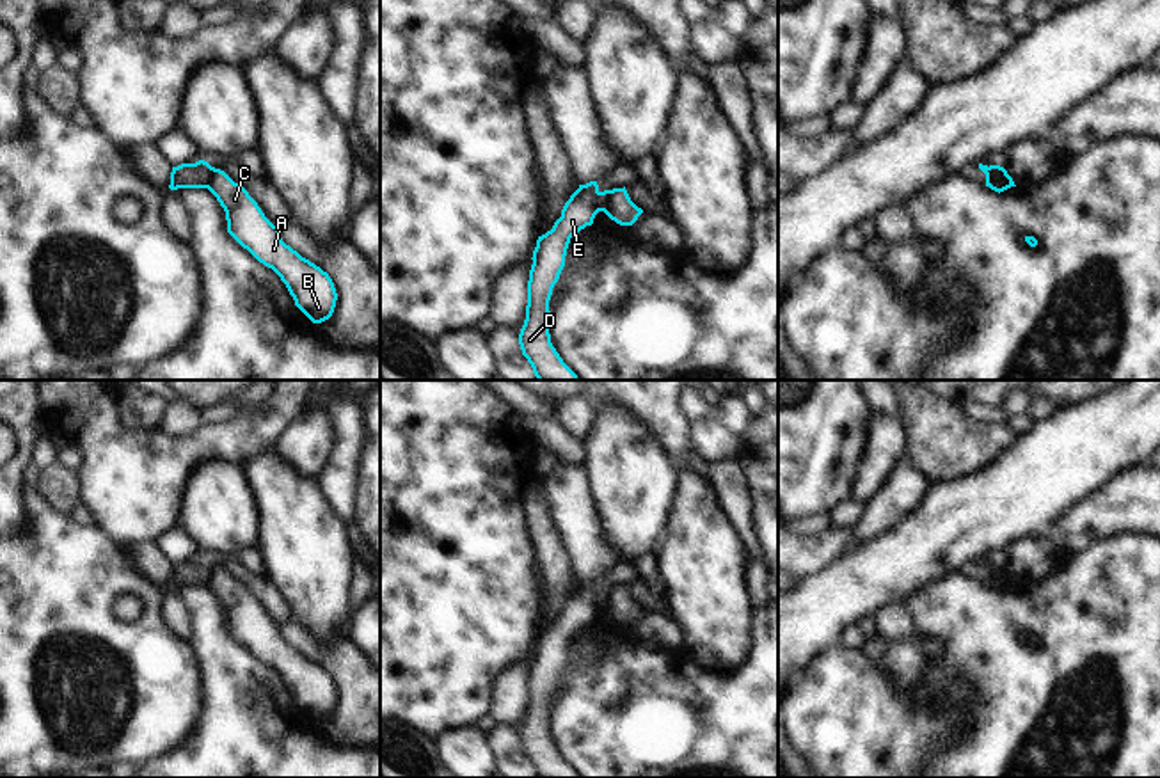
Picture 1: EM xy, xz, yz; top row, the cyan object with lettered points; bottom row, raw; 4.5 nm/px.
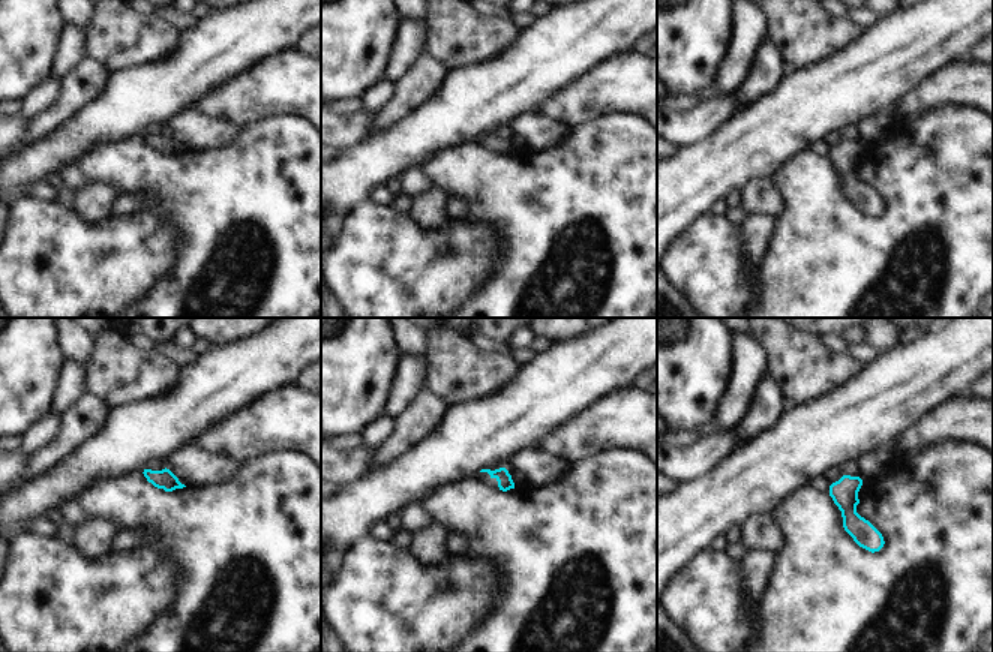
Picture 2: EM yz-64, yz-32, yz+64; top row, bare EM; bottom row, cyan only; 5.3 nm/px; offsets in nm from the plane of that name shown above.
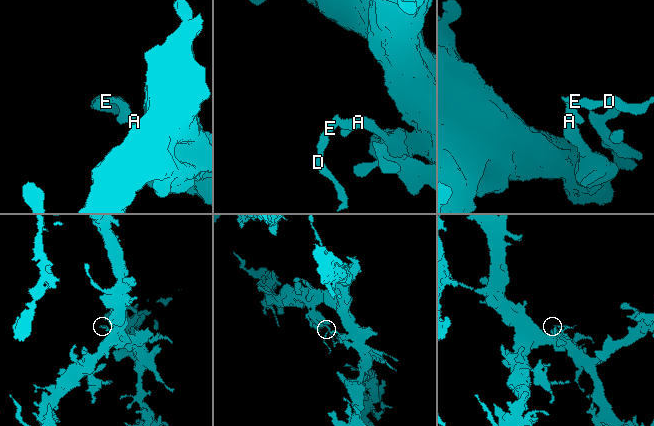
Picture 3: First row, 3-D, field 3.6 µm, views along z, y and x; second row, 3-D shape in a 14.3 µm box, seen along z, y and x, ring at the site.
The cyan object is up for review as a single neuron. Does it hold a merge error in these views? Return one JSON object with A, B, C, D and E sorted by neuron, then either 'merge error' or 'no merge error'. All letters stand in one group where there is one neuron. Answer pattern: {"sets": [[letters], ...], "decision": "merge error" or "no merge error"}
{"sets": [["A", "B", "C"], ["D", "E"]], "decision": "merge error"}

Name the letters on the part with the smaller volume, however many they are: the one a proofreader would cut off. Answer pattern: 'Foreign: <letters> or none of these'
Foreign: D, E

